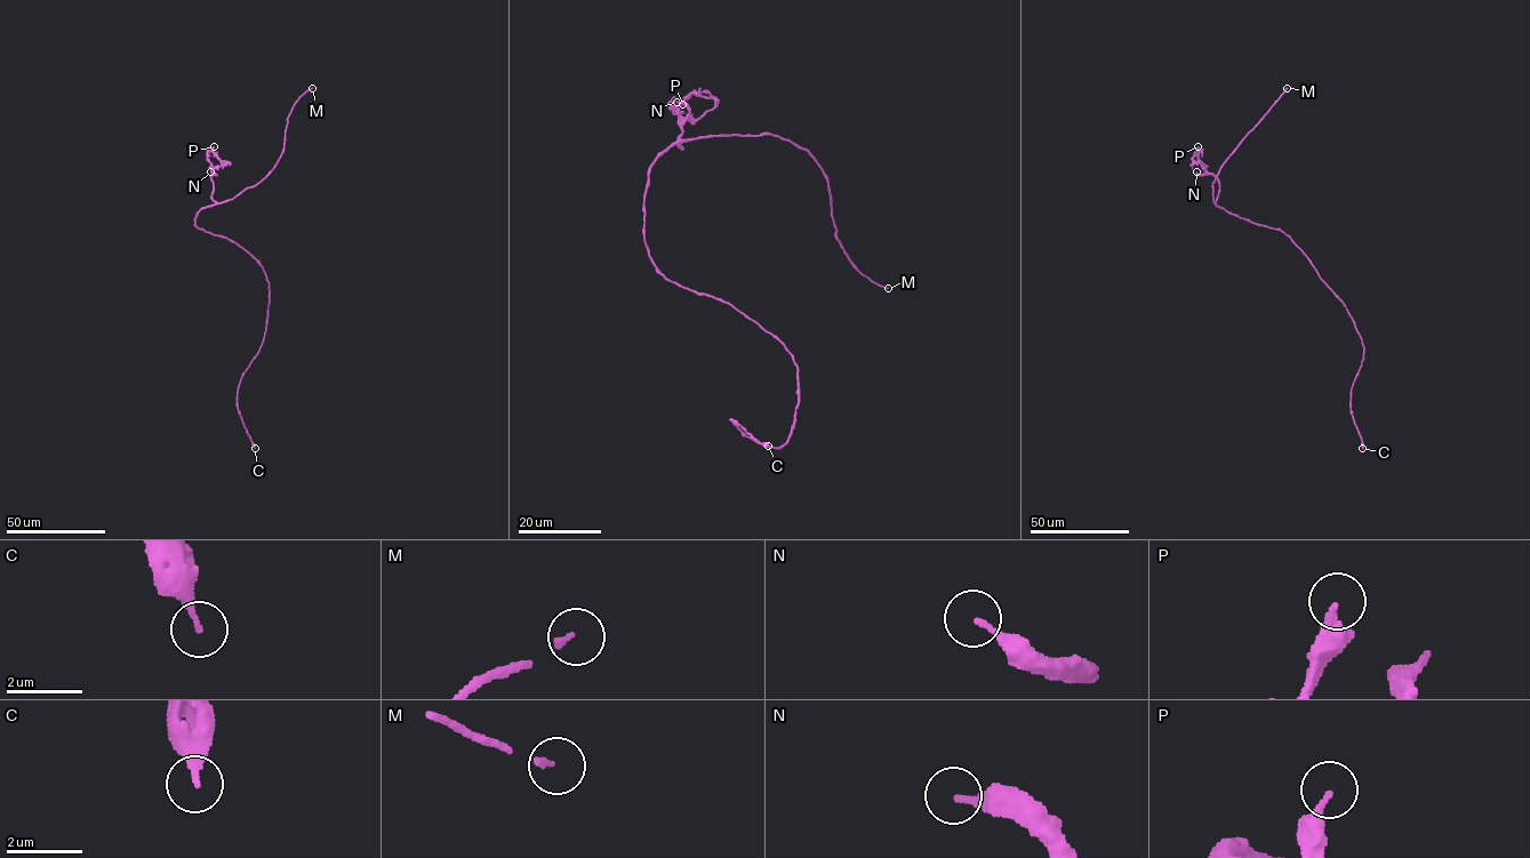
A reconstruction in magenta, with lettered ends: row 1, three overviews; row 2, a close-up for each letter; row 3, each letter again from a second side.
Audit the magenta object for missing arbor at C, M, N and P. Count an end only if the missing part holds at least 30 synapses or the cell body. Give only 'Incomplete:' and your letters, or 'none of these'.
Incomplete: M

